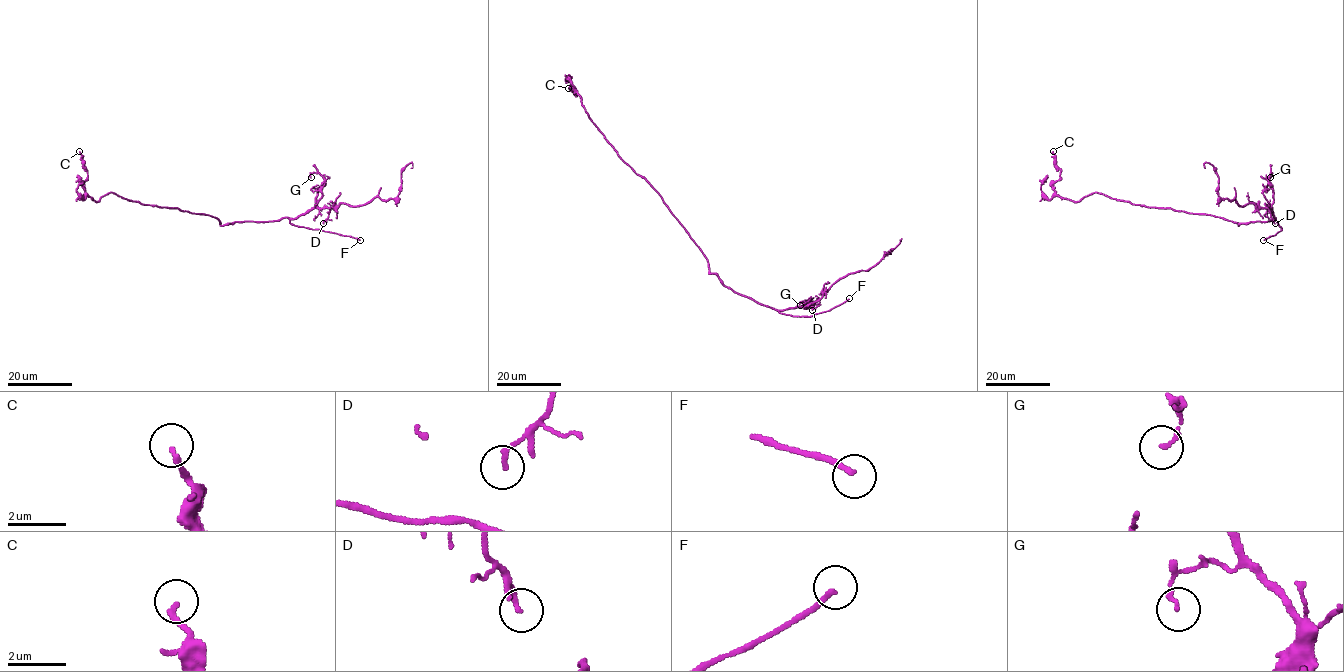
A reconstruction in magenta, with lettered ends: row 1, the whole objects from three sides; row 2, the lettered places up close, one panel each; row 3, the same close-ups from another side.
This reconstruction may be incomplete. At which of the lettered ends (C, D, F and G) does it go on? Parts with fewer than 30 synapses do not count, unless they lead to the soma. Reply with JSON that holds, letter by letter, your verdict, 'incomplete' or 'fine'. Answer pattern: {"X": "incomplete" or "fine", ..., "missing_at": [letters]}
{"C": "fine", "D": "fine", "F": "incomplete", "G": "fine", "missing_at": ["F"]}

